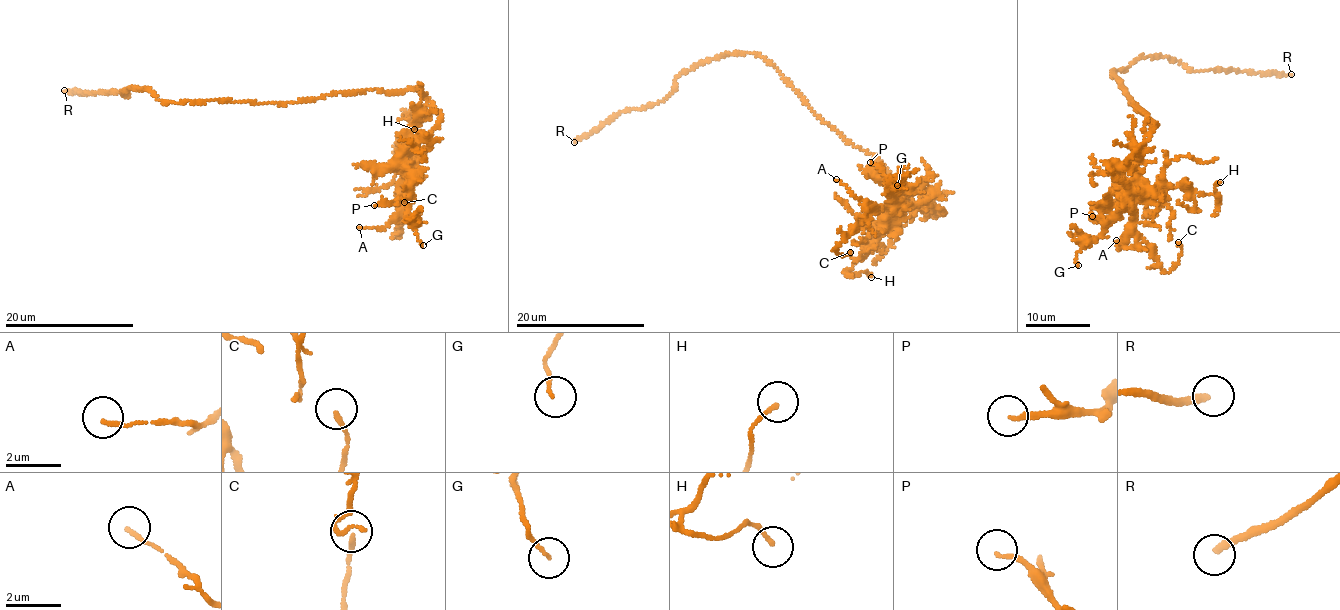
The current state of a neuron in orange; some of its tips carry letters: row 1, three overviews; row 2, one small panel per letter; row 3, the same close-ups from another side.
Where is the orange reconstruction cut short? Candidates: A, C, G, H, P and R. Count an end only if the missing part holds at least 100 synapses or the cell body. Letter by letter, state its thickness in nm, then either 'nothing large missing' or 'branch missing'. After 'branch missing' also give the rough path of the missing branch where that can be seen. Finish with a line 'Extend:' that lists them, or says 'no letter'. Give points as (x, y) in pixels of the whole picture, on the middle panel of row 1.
A: 140 nm thick; nothing large missing
C: 100 nm thick; nothing large missing
G: 110 nm thick; nothing large missing
H: 140 nm thick; nothing large missing
P: 160 nm thick; nothing large missing
R: 220 nm thick; branch missing; missing branch runs (574, 142), (533, 164)
Extend: R

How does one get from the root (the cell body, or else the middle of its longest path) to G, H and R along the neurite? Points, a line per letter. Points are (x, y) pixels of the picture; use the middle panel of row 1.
G: (845, 140), (873, 155), (921, 211), (936, 217), (942, 211), (921, 192), (888, 188), (895, 176), (897, 185)
H: (845, 140), (873, 155), (921, 211), (936, 217), (942, 211), (898, 206), (876, 245), (851, 270), (871, 277)
R: (845, 140), (763, 58), (742, 53), (695, 64), (661, 101), (619, 112), (574, 142)

